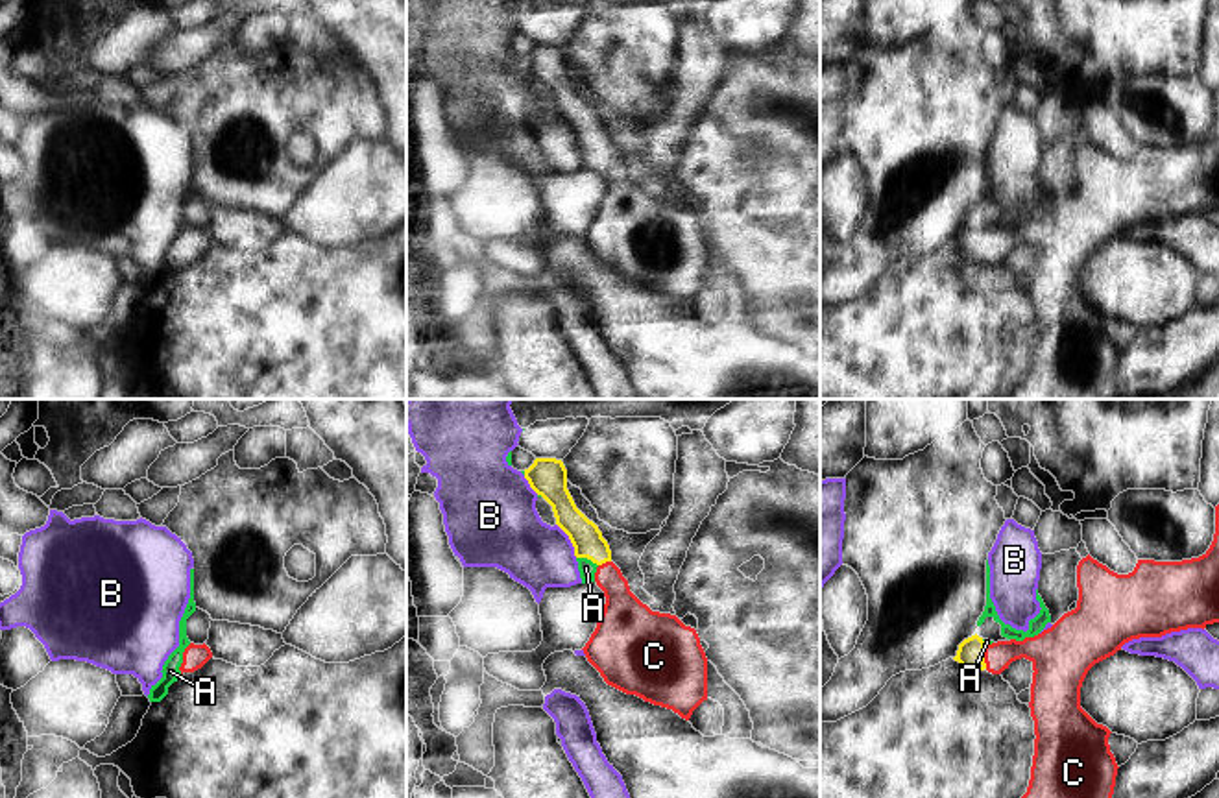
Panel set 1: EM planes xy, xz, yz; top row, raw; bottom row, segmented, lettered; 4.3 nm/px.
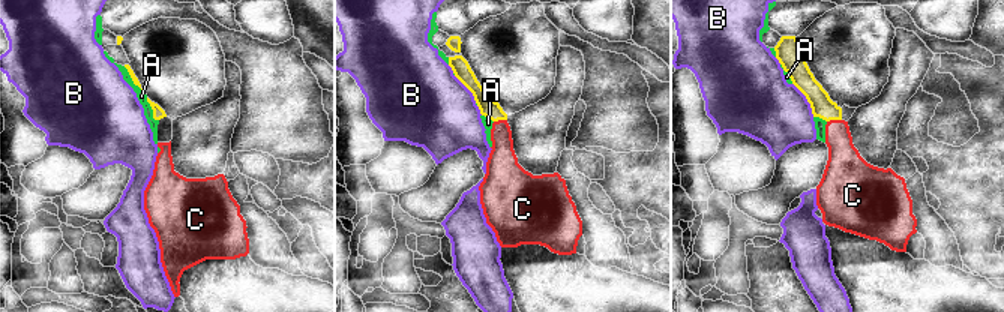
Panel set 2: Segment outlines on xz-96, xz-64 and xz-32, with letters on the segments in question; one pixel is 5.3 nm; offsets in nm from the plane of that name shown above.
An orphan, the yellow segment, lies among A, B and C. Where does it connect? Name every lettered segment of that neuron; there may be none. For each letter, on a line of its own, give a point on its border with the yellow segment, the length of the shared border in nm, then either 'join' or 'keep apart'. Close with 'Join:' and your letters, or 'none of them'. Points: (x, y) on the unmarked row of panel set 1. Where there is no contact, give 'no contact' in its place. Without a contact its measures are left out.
A: xz (588, 145) | 100 nm | keep apart
B: xz (569, 124) | 180 nm | keep apart
C: yz (981, 242) | 110 nm | join
Join: C

